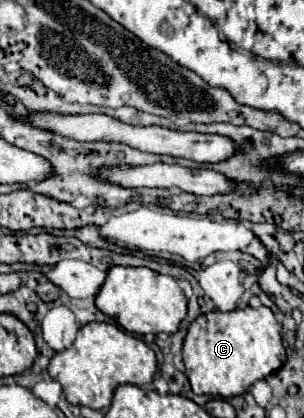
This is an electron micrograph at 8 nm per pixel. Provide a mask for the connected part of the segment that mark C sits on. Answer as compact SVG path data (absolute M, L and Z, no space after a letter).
M245 307L229 313L211 311L199 315L187 331L183 341L185 375L191 381L191 389L201 395L235 397L243 395L255 381L275 373L287 359L281 343L281 325L277 323L269 307Z

